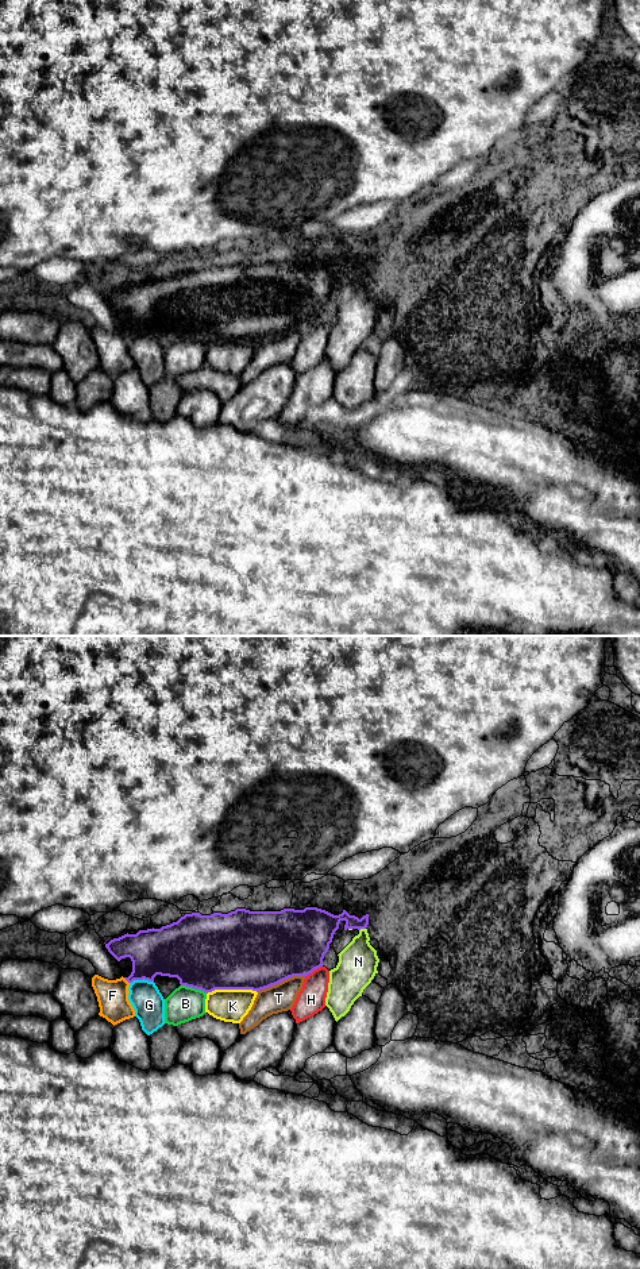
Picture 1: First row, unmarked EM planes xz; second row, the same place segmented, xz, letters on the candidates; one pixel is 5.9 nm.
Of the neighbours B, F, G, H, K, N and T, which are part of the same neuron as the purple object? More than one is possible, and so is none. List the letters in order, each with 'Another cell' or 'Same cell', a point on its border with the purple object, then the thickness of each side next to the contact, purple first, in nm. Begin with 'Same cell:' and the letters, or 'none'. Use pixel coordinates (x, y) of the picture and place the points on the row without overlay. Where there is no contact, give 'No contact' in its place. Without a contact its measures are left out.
Same cell: none
B: Another cell. Touches purple at xz (195, 339). Thickness 440 nm (purple) against 200 nm
F: Another cell. Touches purple at xz (126, 331). Thickness 280 nm (purple) against 190 nm
G: Another cell. Touches purple at xz (141, 331). Thickness 300 nm (purple) against 190 nm
H: Another cell. Touches purple at xz (312, 323). Thickness 400 nm (purple) against 170 nm
K: Another cell. Touches purple at xz (231, 340). Thickness 480 nm (purple) against 190 nm
N: Another cell. Touches purple at xz (362, 280). Thickness 190 nm (purple) against 240 nm
T: Another cell. Touches purple at xz (281, 332). Thickness 460 nm (purple) against 170 nm

